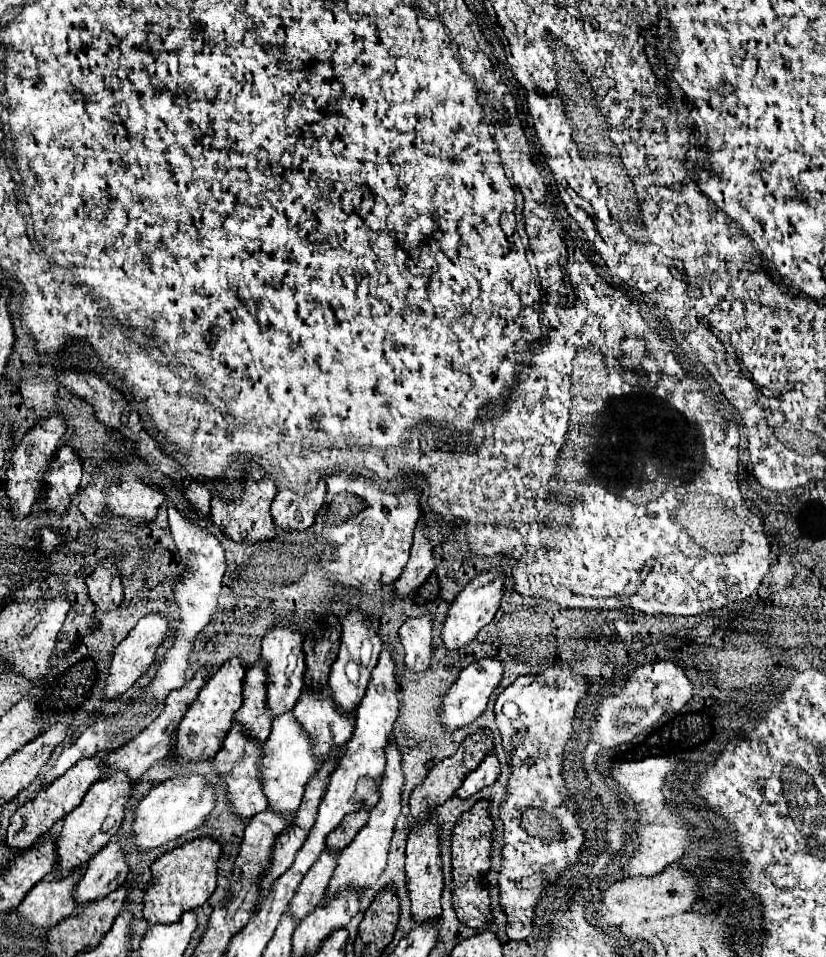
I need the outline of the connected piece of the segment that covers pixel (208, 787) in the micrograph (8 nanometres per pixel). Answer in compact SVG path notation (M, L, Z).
M180 776L164 784L154 786L136 806L132 834L134 846L140 852L148 852L164 846L170 840L178 840L184 834L196 830L214 808L214 786L202 776Z

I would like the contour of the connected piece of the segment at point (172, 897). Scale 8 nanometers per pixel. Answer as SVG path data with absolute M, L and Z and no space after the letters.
M198 838L176 846L152 864L152 884L144 892L144 918L150 924L174 924L186 910L202 906L216 888L216 862L220 844L210 838Z

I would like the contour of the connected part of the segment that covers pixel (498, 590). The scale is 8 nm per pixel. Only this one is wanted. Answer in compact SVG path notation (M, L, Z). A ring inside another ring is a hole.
M490 568L484 574L478 574L456 598L450 602L446 618L444 618L444 628L442 628L442 642L448 650L462 650L466 648L476 634L494 618L496 610L500 608L502 600L502 586L504 586L504 576L498 568Z

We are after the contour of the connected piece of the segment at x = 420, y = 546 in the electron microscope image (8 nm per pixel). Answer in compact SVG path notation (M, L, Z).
M420 522L420 530L414 532L414 540L412 540L412 548L410 548L410 560L408 560L406 568L402 570L398 582L394 584L394 596L396 598L408 598L410 594L414 594L434 570L432 546L426 540L426 534L422 528L424 528L424 522Z

